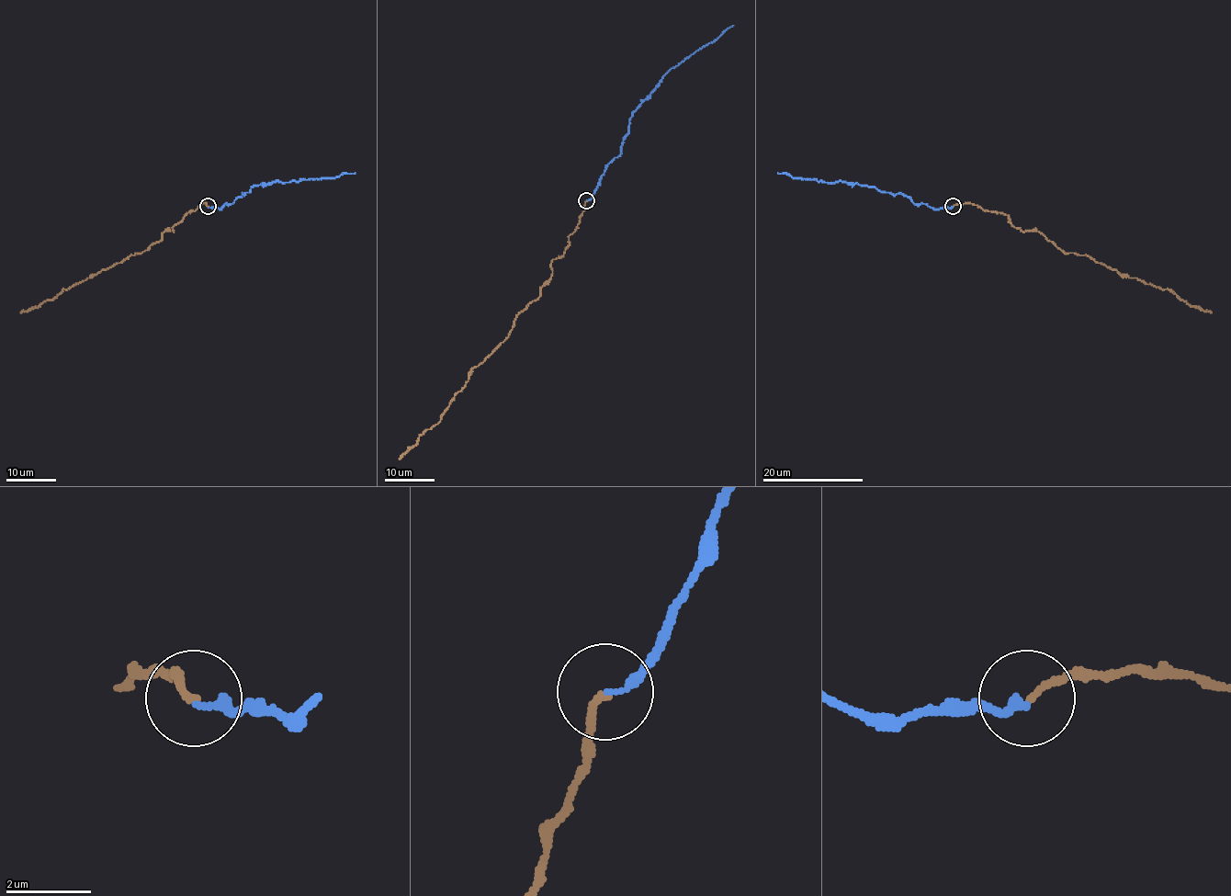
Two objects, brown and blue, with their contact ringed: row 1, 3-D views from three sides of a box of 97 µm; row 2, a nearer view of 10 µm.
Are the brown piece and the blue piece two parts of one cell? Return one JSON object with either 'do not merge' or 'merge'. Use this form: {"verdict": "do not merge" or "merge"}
{"verdict": "merge"}

